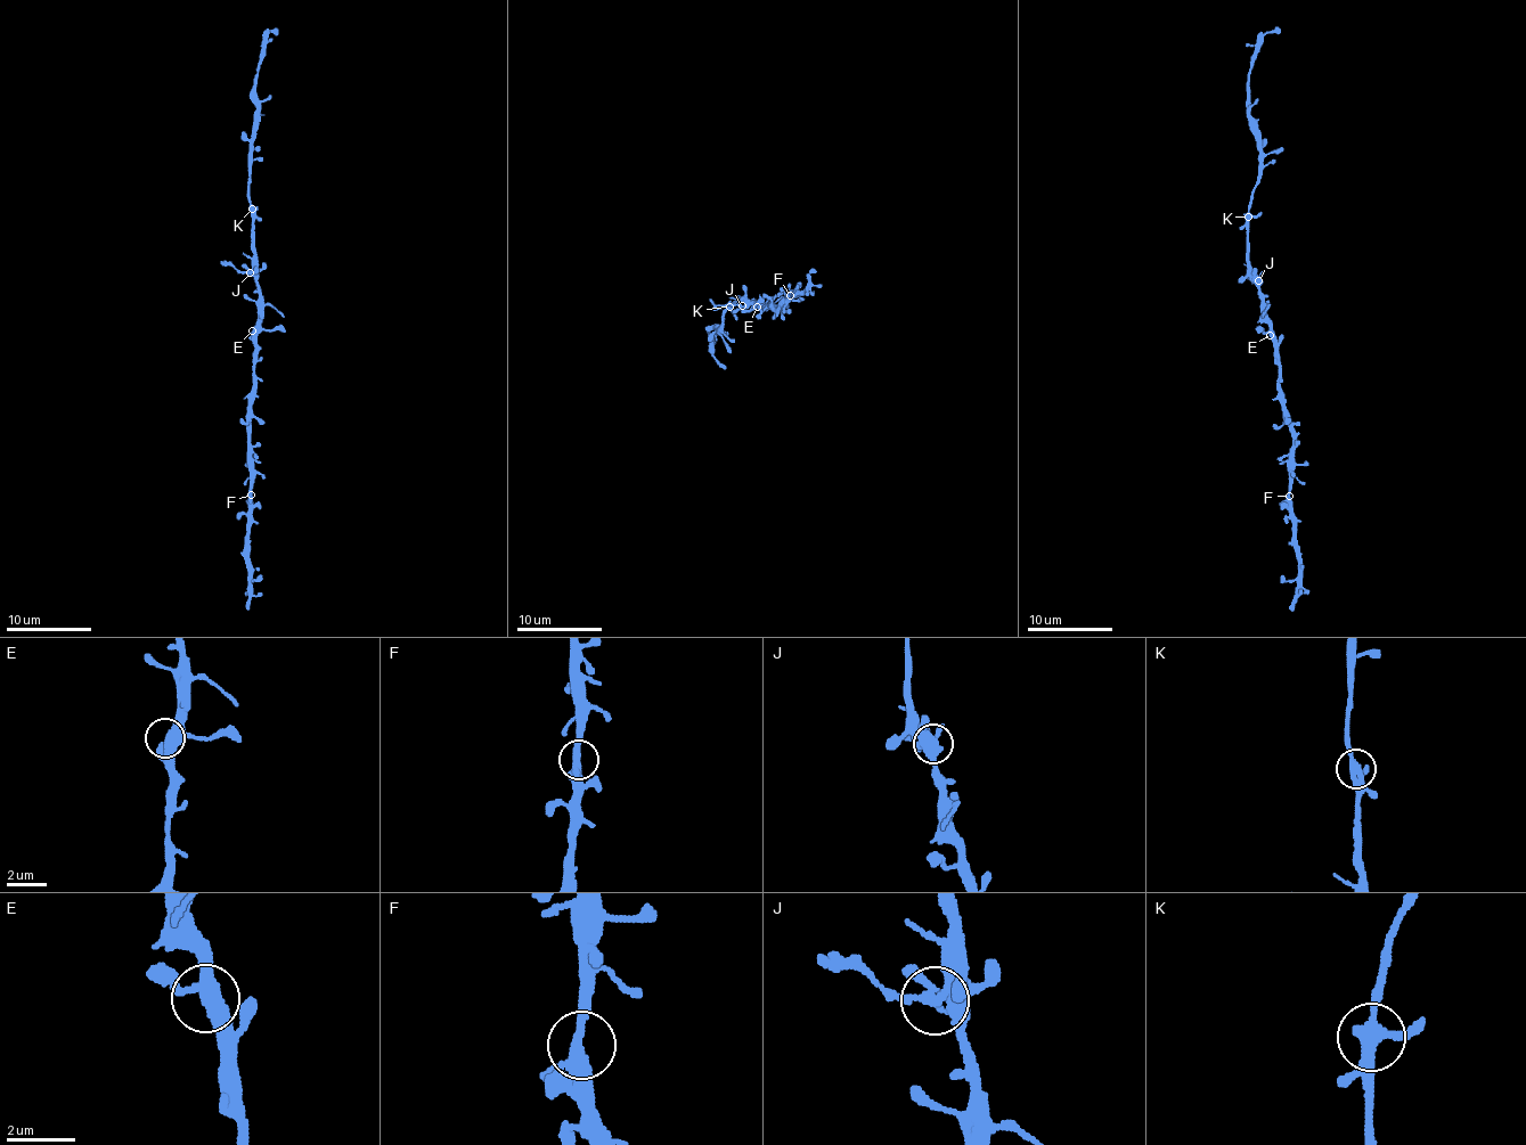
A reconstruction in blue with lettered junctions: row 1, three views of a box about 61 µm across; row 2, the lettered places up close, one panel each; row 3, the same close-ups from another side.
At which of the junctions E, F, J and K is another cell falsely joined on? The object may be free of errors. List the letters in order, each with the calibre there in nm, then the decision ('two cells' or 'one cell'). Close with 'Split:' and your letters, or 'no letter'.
E: 400 nm thick; one cell
F: 320 nm thick; one cell
J: 280 nm thick; two cells
K: 320 nm thick; one cell
Split: J

